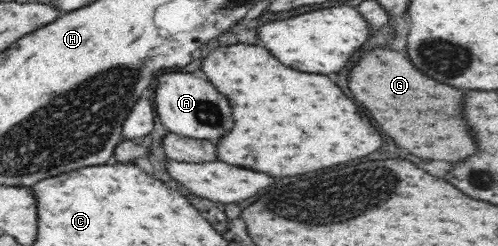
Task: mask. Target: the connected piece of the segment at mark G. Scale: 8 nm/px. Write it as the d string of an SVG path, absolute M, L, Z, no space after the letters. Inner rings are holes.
M372 48L362 52L354 66L348 70L348 88L358 104L370 110L382 132L396 140L398 148L404 148L418 158L446 162L458 162L476 152L476 144L460 116L462 90L444 86L418 72L400 52L390 48ZM410 122L414 126L408 126Z

